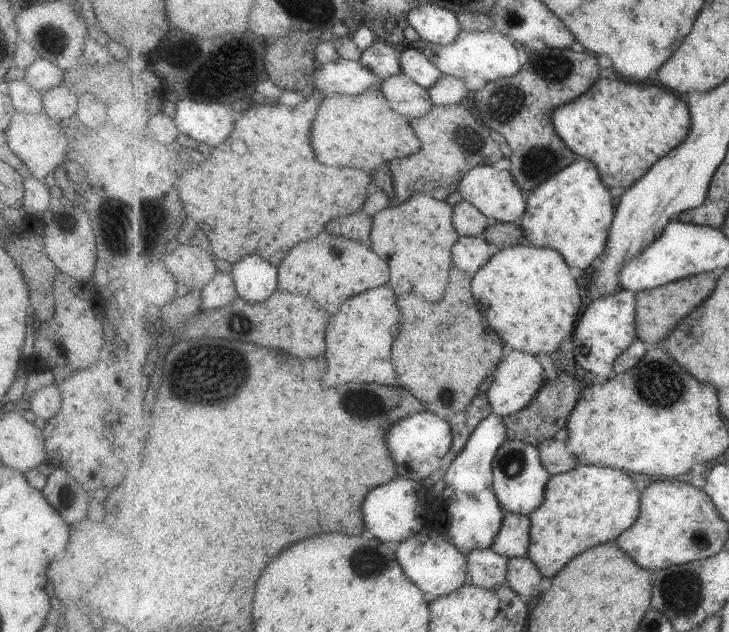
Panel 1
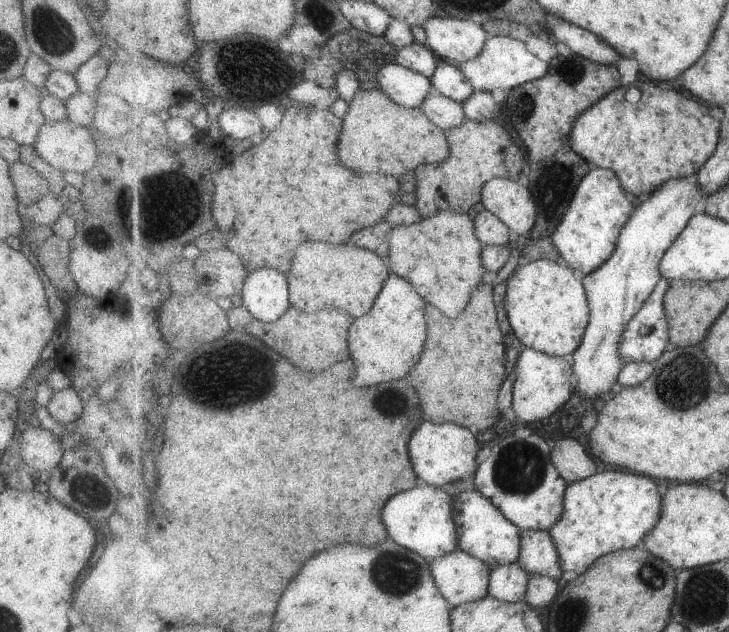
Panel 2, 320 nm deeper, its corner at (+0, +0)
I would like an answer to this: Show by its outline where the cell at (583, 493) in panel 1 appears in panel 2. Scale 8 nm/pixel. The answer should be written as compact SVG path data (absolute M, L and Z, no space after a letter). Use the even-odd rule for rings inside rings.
M599 470L585 480L568 483L566 510L549 530L558 546L562 569L583 574L602 556L639 546L639 542L658 526L663 499L655 480L631 471Z

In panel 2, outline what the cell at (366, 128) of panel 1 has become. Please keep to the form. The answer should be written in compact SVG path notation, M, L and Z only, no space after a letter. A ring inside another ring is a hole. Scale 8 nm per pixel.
M363 87L348 104L344 120L343 140L339 158L359 172L383 172L401 178L407 170L416 170L427 163L442 163L450 155L450 142L444 129L436 125L427 113L397 104L385 91Z

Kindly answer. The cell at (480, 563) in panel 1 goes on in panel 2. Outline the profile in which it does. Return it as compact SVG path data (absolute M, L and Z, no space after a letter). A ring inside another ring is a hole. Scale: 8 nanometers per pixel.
M518 562L496 566L490 574L490 595L508 603L523 601L531 577Z

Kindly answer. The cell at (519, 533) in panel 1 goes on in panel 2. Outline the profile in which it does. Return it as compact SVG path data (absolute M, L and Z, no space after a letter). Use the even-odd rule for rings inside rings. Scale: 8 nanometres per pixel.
M522 530L522 555L518 563L530 572L559 579L563 576L558 546L549 531Z

